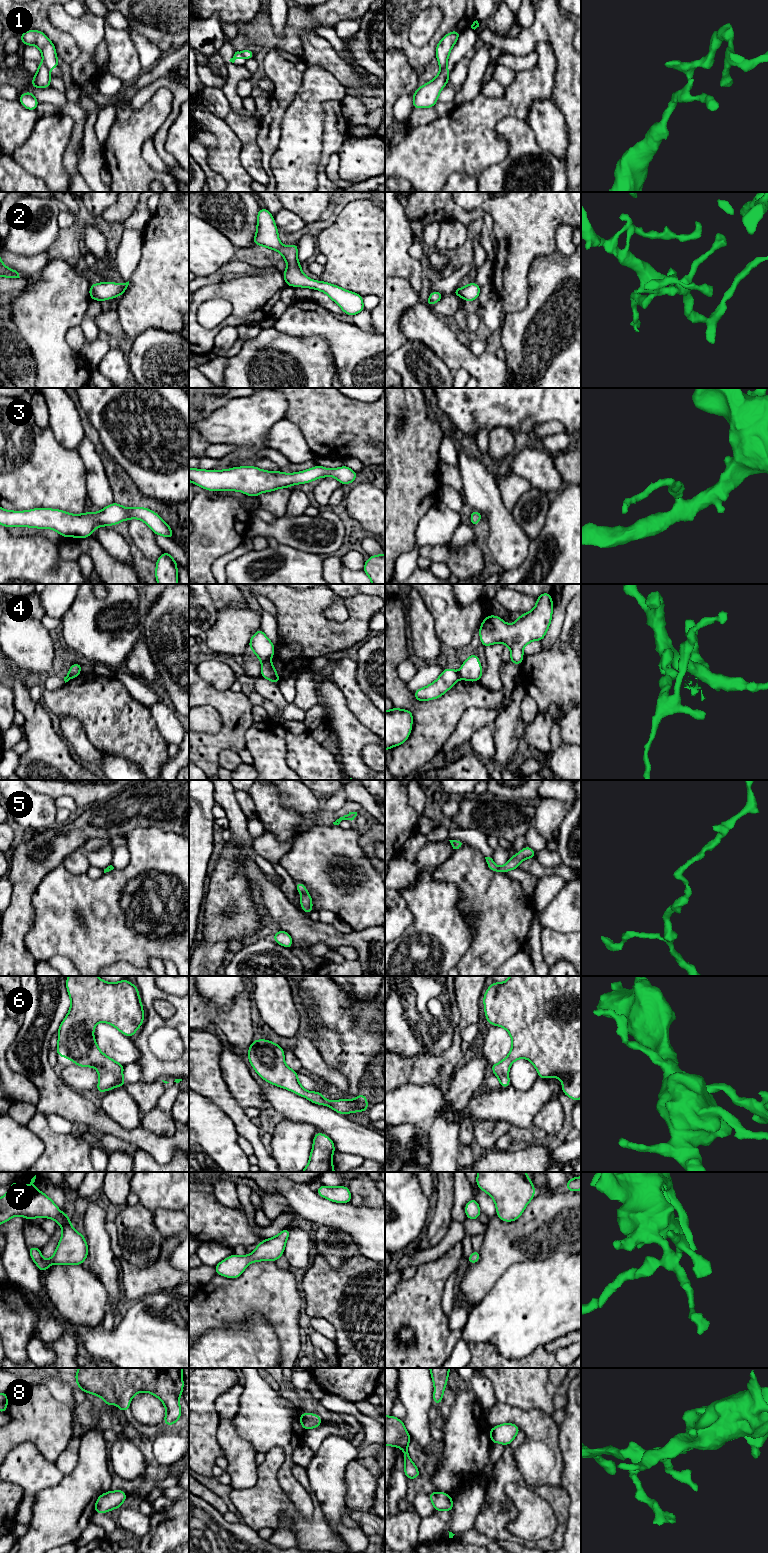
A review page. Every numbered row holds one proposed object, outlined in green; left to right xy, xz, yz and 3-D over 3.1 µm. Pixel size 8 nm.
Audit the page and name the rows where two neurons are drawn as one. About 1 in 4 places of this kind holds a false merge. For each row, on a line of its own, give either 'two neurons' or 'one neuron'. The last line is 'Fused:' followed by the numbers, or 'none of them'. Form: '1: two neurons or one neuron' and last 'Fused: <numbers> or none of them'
1: two neurons
2: one neuron
3: one neuron
4: two neurons
5: one neuron
6: one neuron
7: one neuron
8: one neuron
Fused: 1, 4

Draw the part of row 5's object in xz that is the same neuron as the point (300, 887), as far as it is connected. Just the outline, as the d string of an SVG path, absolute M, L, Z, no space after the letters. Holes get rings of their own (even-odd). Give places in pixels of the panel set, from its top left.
M295 882L295 886L296 886L297 891L302 894L300 898L300 904L301 904L302 910L306 914L309 914L311 911L313 911L312 897L307 892L307 888L303 883Z

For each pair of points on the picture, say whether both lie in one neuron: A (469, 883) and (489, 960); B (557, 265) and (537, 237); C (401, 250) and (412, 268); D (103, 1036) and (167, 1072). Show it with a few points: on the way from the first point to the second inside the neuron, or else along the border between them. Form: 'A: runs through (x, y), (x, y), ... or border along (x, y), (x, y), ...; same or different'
A: runs through (488, 902), (489, 941); same
B: border along (555, 251), (536, 256), (531, 262), (530, 267); different
C: runs through (401, 254), (401, 257), (408, 264); same
D: border along (132, 1038), (139, 1052), (139, 1058), (135, 1062); different

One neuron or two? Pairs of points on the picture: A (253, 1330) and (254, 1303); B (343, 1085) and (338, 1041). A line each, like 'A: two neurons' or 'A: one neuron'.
A: two neurons
B: two neurons

